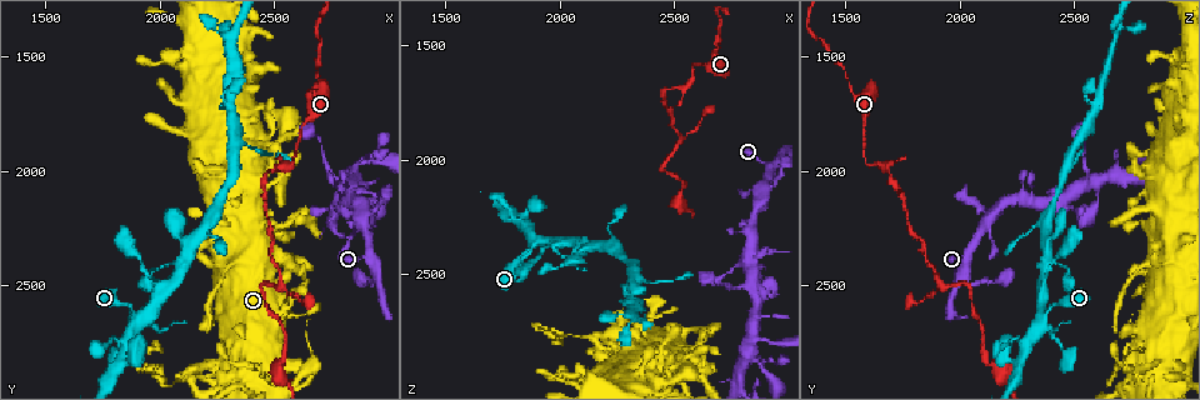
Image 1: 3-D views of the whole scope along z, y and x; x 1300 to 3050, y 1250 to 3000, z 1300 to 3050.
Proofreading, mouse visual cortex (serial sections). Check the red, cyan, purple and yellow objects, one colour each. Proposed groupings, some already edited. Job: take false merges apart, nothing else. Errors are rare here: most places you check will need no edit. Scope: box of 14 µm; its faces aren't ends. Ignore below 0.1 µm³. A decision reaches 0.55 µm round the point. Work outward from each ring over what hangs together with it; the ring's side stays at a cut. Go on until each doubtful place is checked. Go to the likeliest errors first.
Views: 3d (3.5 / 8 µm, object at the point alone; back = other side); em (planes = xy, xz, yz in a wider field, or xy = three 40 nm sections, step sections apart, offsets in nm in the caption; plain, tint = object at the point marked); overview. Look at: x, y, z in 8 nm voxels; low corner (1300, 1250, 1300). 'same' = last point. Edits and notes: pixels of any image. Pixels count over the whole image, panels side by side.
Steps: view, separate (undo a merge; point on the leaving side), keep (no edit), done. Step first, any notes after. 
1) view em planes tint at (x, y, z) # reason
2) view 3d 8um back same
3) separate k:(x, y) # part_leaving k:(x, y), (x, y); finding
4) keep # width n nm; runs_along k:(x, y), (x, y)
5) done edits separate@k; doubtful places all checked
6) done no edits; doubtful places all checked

view 3d 3.5um at (2580, 1980, 1620) # thick turns thin

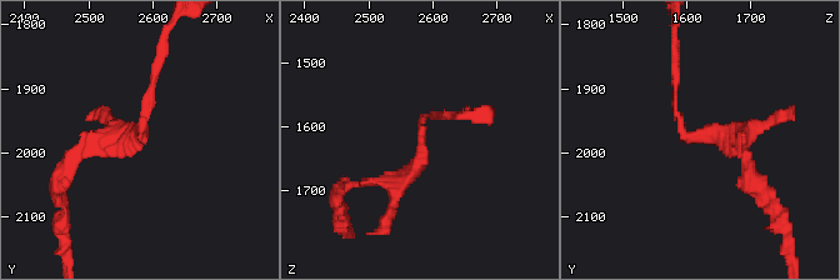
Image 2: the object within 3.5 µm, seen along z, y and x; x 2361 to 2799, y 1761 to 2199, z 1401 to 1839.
view em planes tint at (2580, 1970, 1615) # arm_widths 100, 200 nm

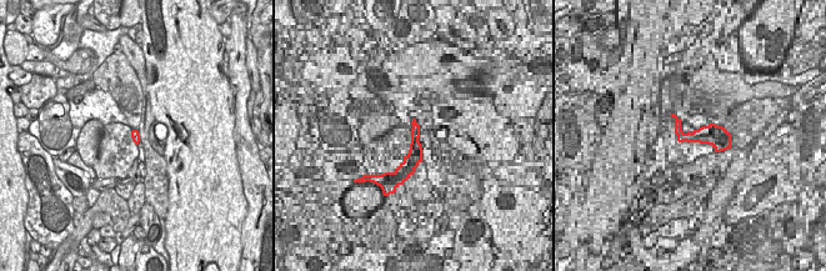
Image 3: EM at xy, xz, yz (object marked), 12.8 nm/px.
keep # runs_along 2:(155, 63), (144, 131), (94, 143); continuous, no second cell

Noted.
view 3d 8um at (2470, 2010, 1690) # a narrow waist

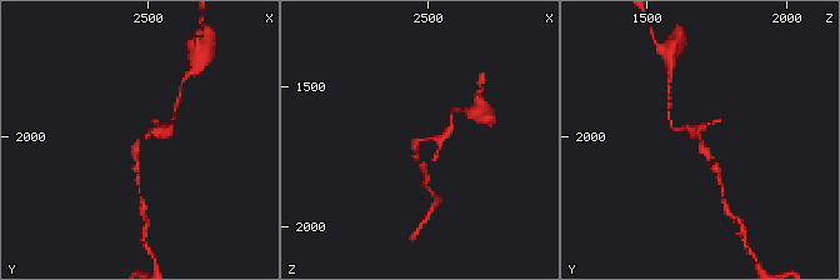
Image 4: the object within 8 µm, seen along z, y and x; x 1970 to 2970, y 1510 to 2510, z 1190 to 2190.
view em xy step 5 tint at (2470, 2010, 1690)

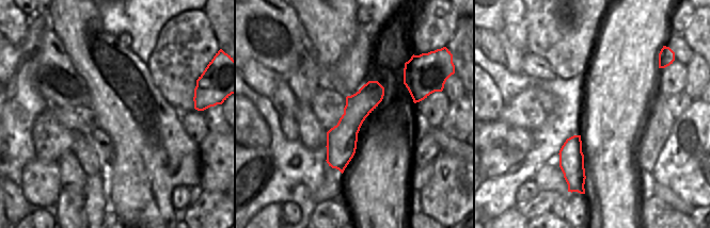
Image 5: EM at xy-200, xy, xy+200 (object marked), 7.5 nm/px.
keep # runs_along 5:(375, 83), (342, 139), (341, 167); continuous, no second cell

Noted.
view 3d 3.5um at (2250, 2840, 2860) # sudden change in width

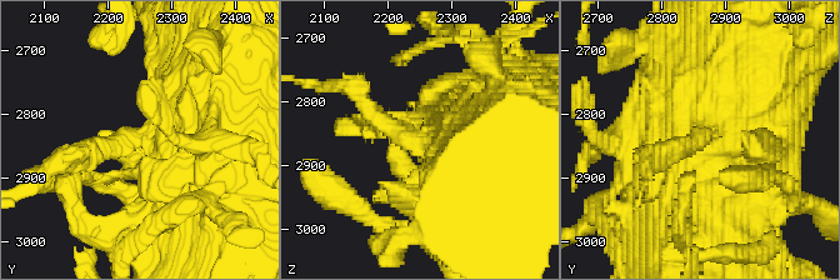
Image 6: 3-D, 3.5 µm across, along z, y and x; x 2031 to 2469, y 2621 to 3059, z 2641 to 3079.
keep # runs_along 6:(493, 150), (409, 141), (355, 90); continuous, no second cell

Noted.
view 3d 8um at (2110, 2870, 2780)

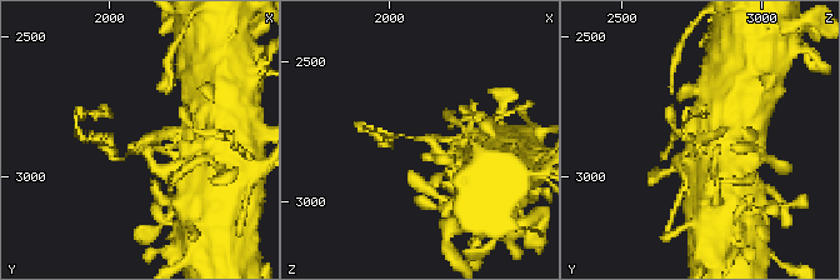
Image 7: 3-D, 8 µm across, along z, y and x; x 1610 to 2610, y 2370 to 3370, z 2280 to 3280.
view 3d 3.5um at (2120, 2890, 2770)

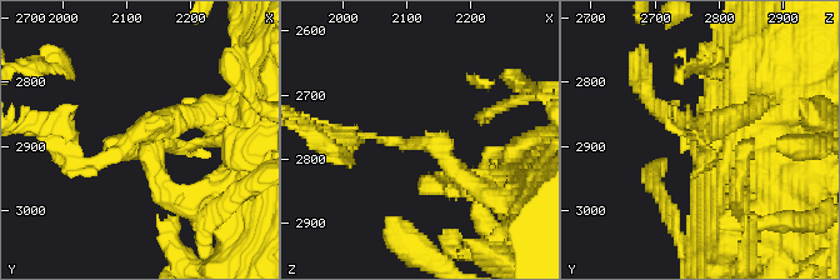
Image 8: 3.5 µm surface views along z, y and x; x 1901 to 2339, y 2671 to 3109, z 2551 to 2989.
view em planes tint at (2110, 2875, 2780) # arm_widths 100, 250 nm

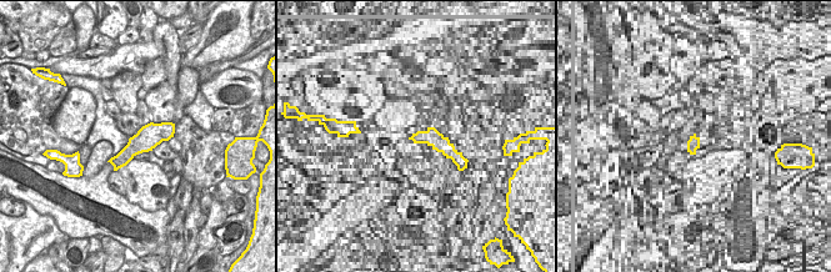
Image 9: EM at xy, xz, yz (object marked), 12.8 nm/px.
keep # runs_along 9:(171, 126), (114, 161); all the same cell

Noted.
view 3d 3.5um at (1900, 2640, 2360) # thin neck

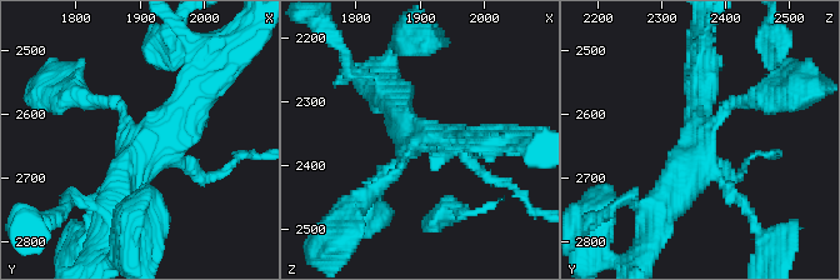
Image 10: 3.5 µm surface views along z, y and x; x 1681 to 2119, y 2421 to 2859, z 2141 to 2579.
view em xy step 2 tint at (1905, 2640, 2360) # need the tissue

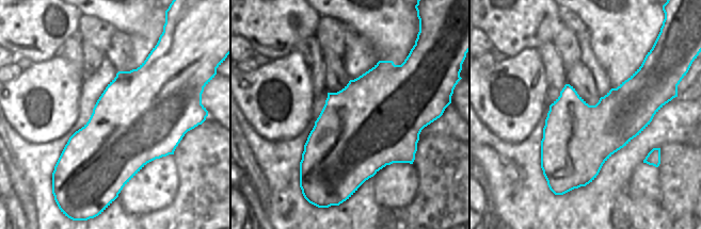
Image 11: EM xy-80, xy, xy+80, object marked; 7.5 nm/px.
keep # width 700 nm; runs_along 10:(371, 193), (421, 138), (483, 141); one cell here

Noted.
view 3d 3.5um at (2530, 2500, 1920) # sharp bend

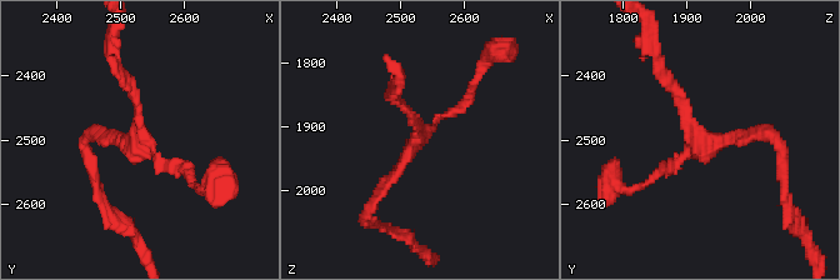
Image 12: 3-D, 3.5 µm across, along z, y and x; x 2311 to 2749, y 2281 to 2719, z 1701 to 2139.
view em planes tint at (2520, 2505, 1920) # need the tissue

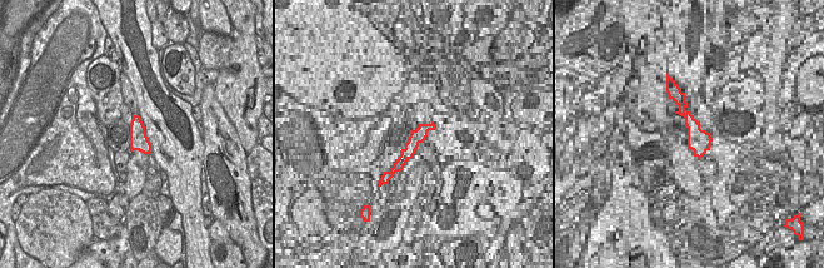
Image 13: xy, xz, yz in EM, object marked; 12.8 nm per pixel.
view em xy step 5 tint same # cut it another way

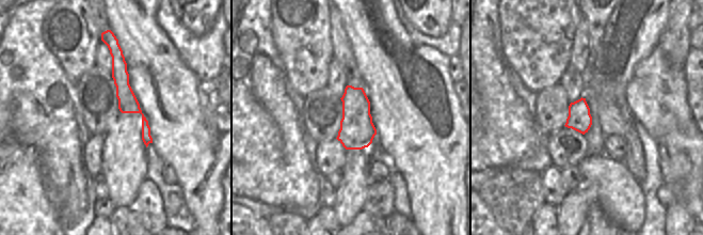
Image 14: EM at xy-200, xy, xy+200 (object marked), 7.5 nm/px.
keep # runs_along 14:(112, 50), (126, 98), (143, 116), (147, 141); all the same cell

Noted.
done no edits; doubtful places all checked

